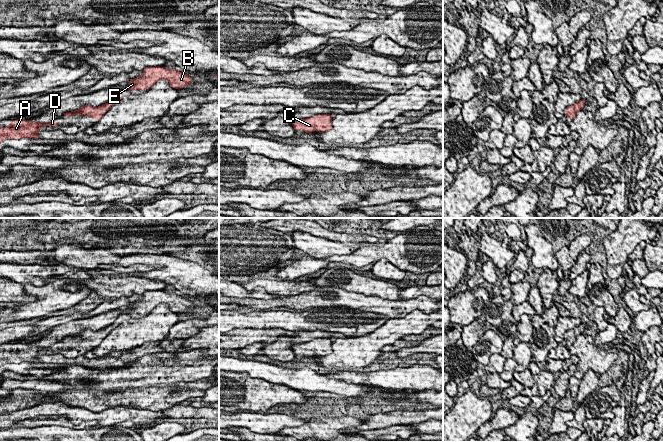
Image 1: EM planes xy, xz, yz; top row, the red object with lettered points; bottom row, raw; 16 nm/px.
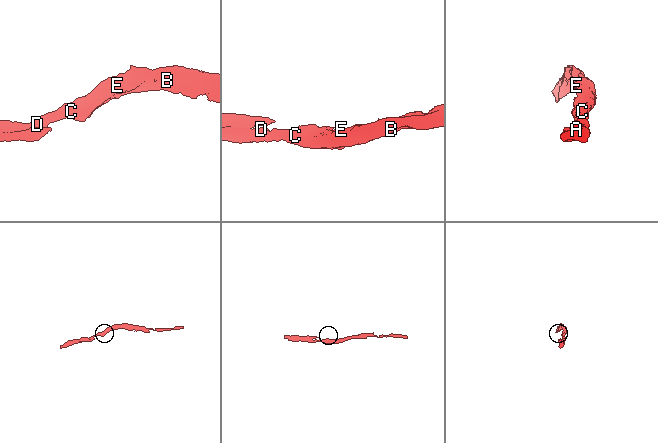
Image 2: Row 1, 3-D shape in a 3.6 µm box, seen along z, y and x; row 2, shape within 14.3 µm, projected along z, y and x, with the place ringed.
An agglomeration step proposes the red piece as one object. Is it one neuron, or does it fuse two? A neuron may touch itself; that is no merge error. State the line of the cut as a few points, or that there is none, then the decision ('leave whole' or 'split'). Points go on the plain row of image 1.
no cut | leave whole

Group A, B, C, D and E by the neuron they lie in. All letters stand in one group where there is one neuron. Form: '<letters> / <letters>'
A B C D E

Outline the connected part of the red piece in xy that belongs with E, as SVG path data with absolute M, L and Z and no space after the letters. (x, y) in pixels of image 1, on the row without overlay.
M160 290L145 291L142 295L143 299L130 304L127 307L128 311L124 314L133 315L150 313L157 305L161 303L166 303L172 312L180 313L191 308L193 303L189 299L185 299L176 293L166 293Z

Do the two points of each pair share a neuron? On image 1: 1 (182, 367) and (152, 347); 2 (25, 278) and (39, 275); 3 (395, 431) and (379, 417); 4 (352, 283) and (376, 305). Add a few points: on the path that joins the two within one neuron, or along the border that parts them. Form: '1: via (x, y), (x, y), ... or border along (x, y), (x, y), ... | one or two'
1: border along (164, 351), (145, 354), (138, 358) | two
2: via (28, 275), (36, 275) | one
3: border along (407, 424), (393, 424), (367, 431) | two
4: border along (346, 290), (366, 295), (378, 295), (387, 299) | two

